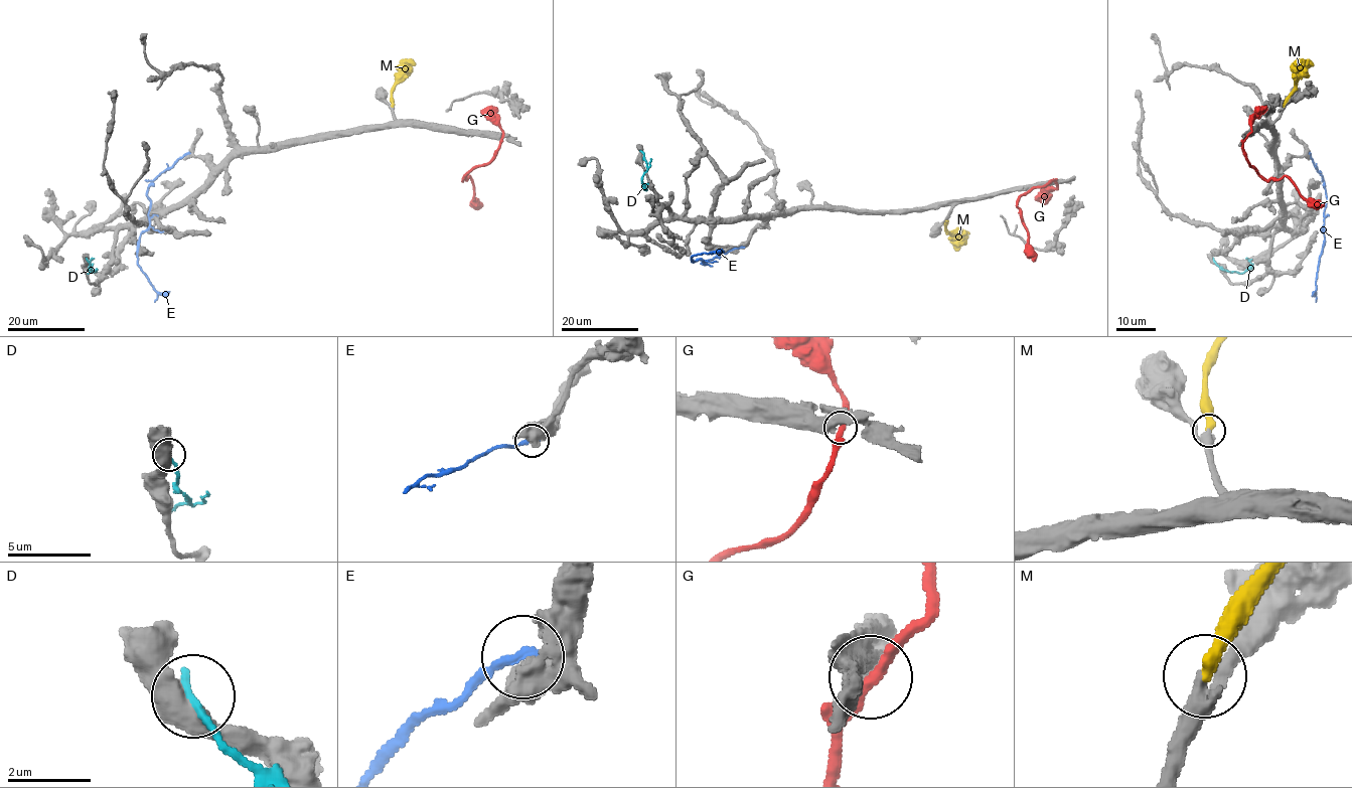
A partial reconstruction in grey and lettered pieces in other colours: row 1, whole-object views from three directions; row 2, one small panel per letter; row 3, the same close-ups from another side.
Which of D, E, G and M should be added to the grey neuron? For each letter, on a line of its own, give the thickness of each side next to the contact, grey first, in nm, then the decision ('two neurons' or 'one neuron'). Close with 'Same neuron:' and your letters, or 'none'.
D: 550 nm thick on the grey side, 200 nm on the other; two neurons
E: 500 nm thick on the grey side, 240 nm on the other; two neurons
G: 550 nm thick on the grey side, 280 nm on the other; two neurons
M: 320 nm thick on the grey side, 380 nm on the other; one neuron
Same neuron: M

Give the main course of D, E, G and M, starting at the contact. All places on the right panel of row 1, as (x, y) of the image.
D: (1213, 260), (1229, 272), (1241, 274), (1251, 264), (1245, 258)
E: (1310, 153), (1324, 181), (1327, 202), (1314, 291)
G: (1245, 138), (1243, 154), (1261, 175), (1269, 180), (1286, 175), (1302, 196), (1324, 205)
M: (1284, 106), (1304, 59)

